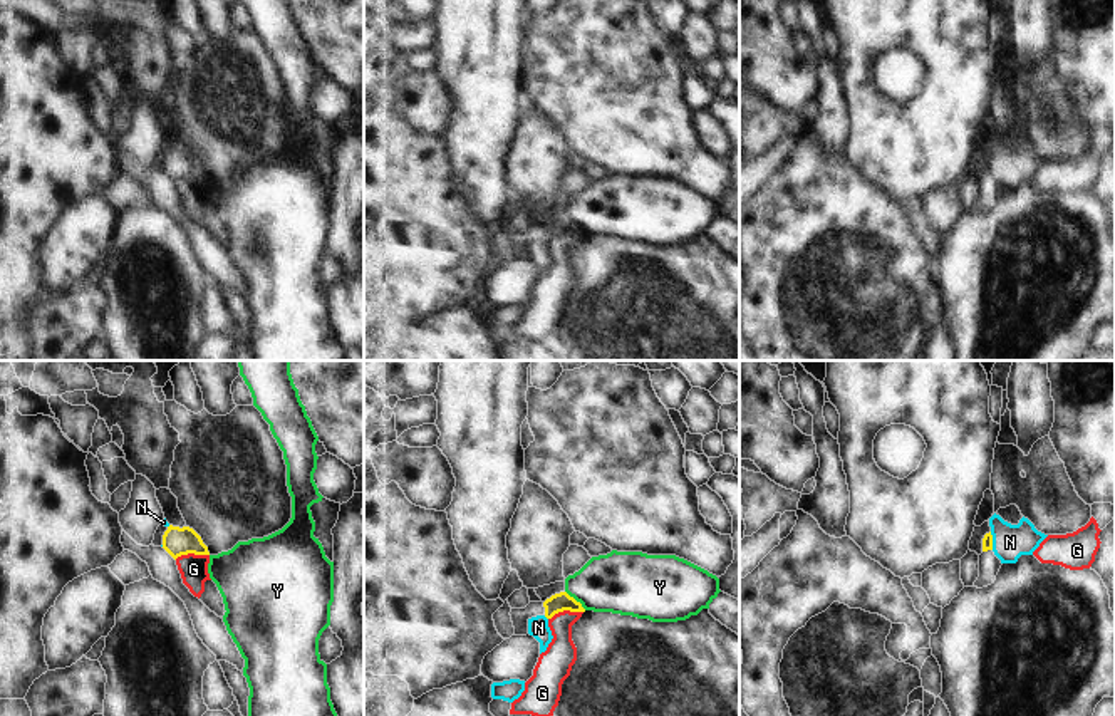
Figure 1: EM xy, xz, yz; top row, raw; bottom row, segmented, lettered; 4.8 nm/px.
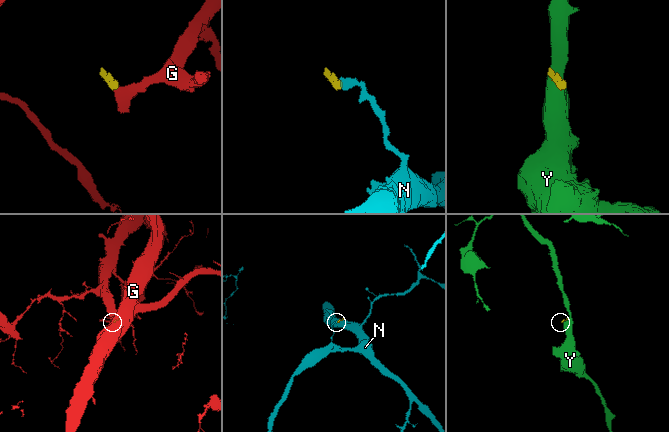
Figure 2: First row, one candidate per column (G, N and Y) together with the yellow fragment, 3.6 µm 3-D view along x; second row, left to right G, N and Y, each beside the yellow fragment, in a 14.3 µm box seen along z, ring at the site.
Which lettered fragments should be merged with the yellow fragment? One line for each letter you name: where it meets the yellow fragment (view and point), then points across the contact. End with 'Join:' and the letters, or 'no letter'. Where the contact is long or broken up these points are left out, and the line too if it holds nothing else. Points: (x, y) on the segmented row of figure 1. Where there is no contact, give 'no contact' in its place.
N: contact yz (991, 540); way yz (988, 539), (991, 540), (1010, 542)
Join: N

